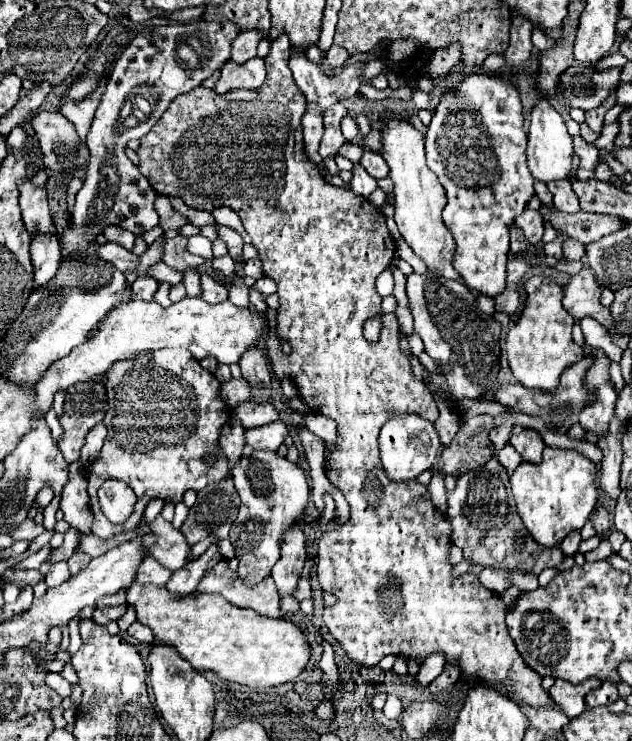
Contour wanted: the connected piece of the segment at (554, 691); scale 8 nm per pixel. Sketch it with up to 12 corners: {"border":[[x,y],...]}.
{"border":[[597,678],[569,684],[555,680],[549,698],[565,716],[585,710],[585,692],[599,688]]}

